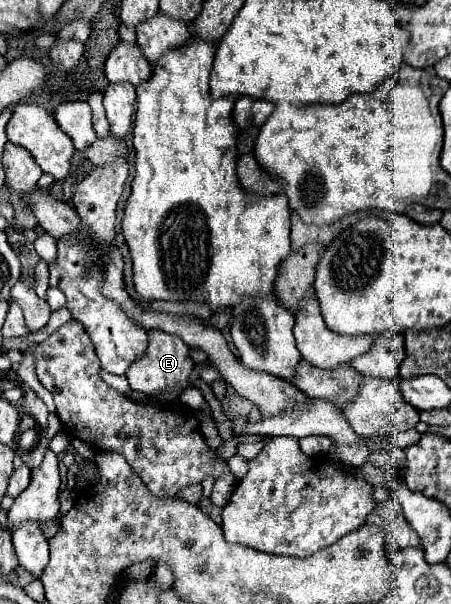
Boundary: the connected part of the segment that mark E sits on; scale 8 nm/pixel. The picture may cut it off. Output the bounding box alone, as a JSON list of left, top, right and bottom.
[127,330,195,394]

